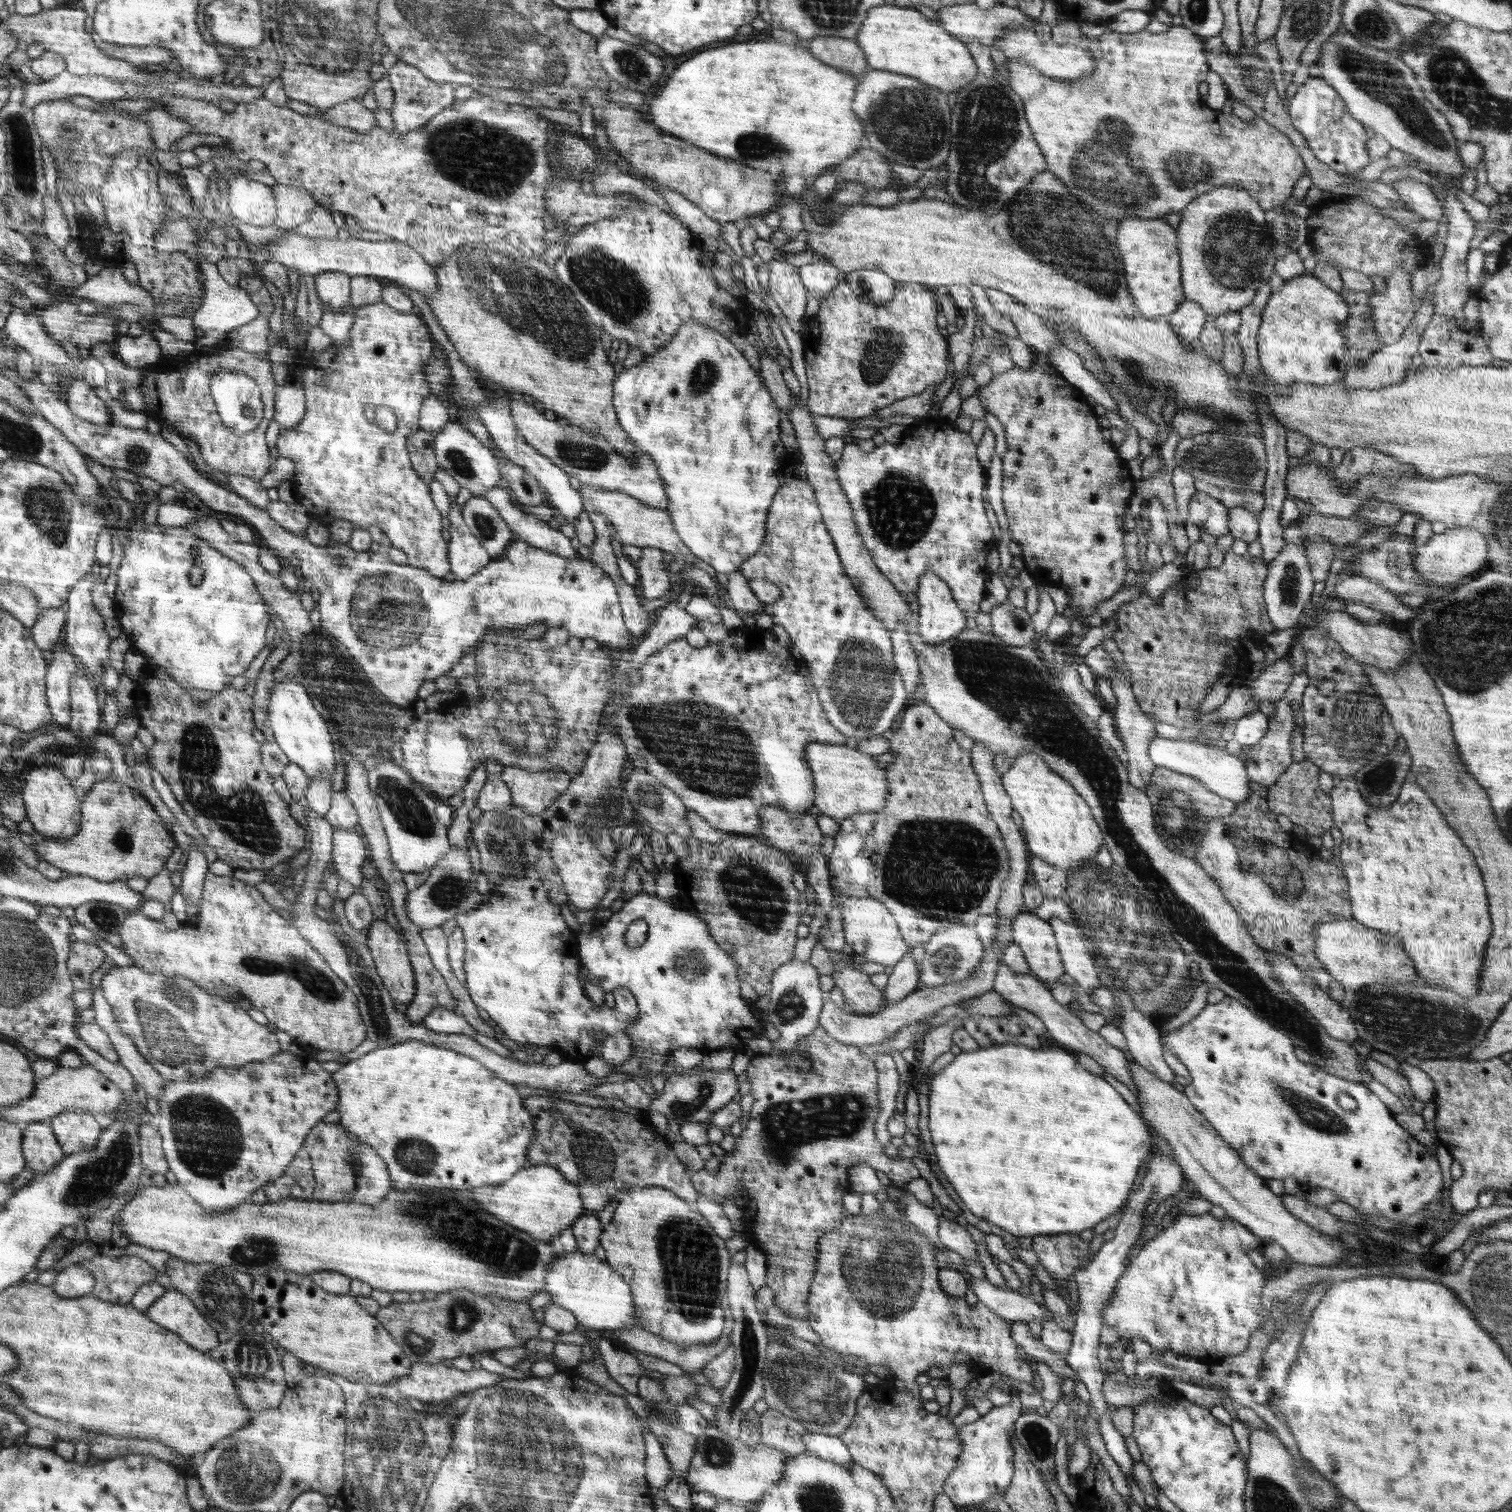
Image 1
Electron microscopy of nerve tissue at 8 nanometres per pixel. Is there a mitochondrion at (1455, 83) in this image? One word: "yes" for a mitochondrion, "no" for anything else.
yes

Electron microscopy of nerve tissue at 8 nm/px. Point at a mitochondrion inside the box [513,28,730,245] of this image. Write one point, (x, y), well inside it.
(626, 61)

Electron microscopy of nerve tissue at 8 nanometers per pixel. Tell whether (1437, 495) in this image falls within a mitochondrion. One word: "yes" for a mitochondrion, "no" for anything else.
no

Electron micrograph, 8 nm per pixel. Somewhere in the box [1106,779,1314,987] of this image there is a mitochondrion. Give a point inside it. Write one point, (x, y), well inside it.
(1254, 859)

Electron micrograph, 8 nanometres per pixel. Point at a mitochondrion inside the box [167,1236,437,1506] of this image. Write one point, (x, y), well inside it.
(243, 1473)

